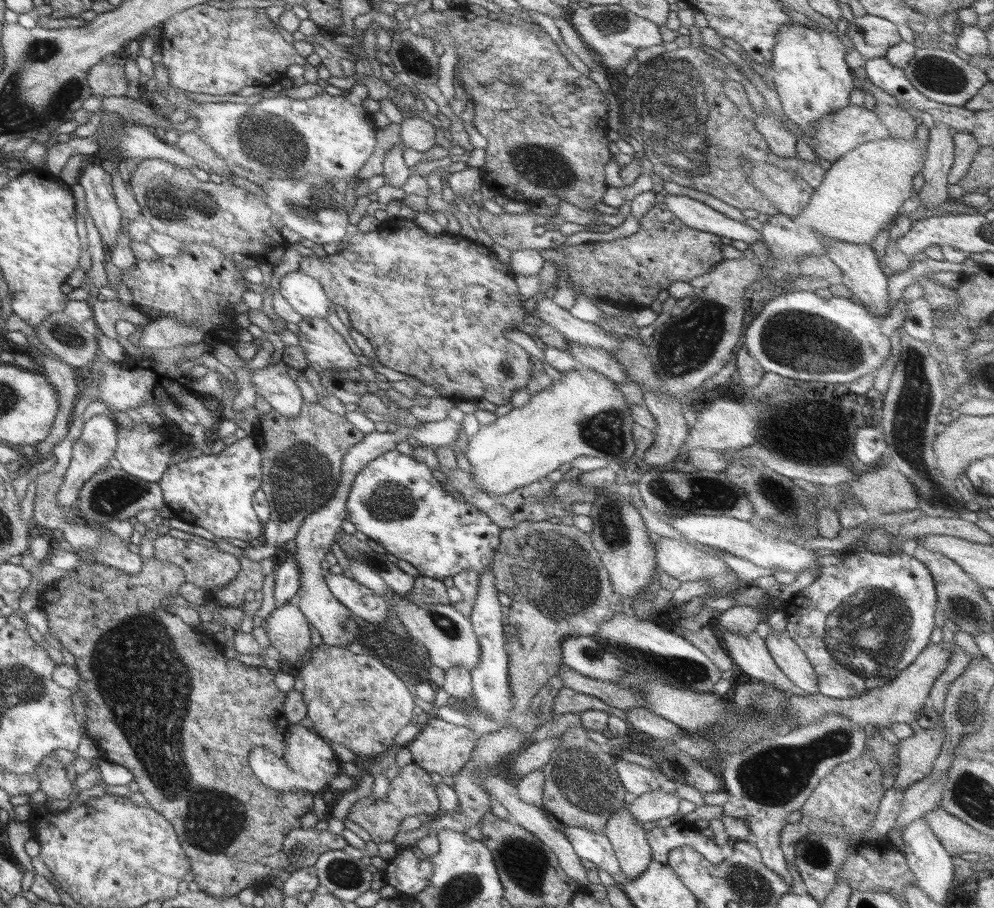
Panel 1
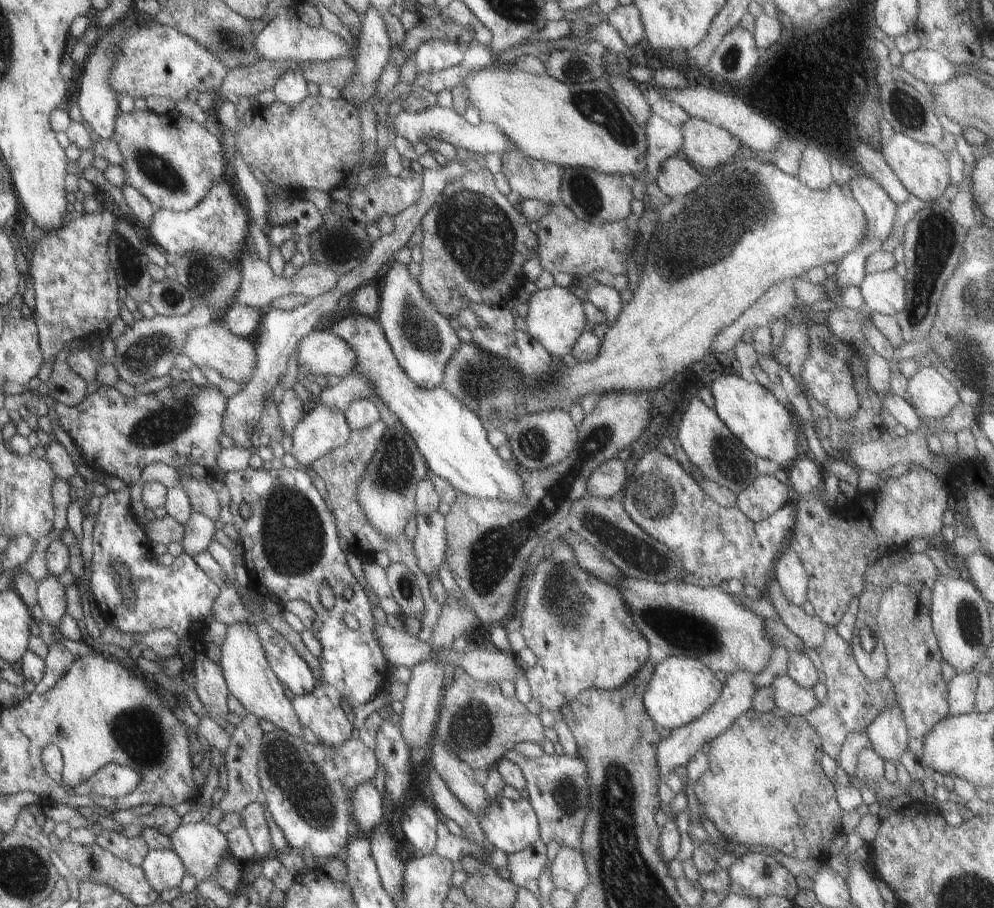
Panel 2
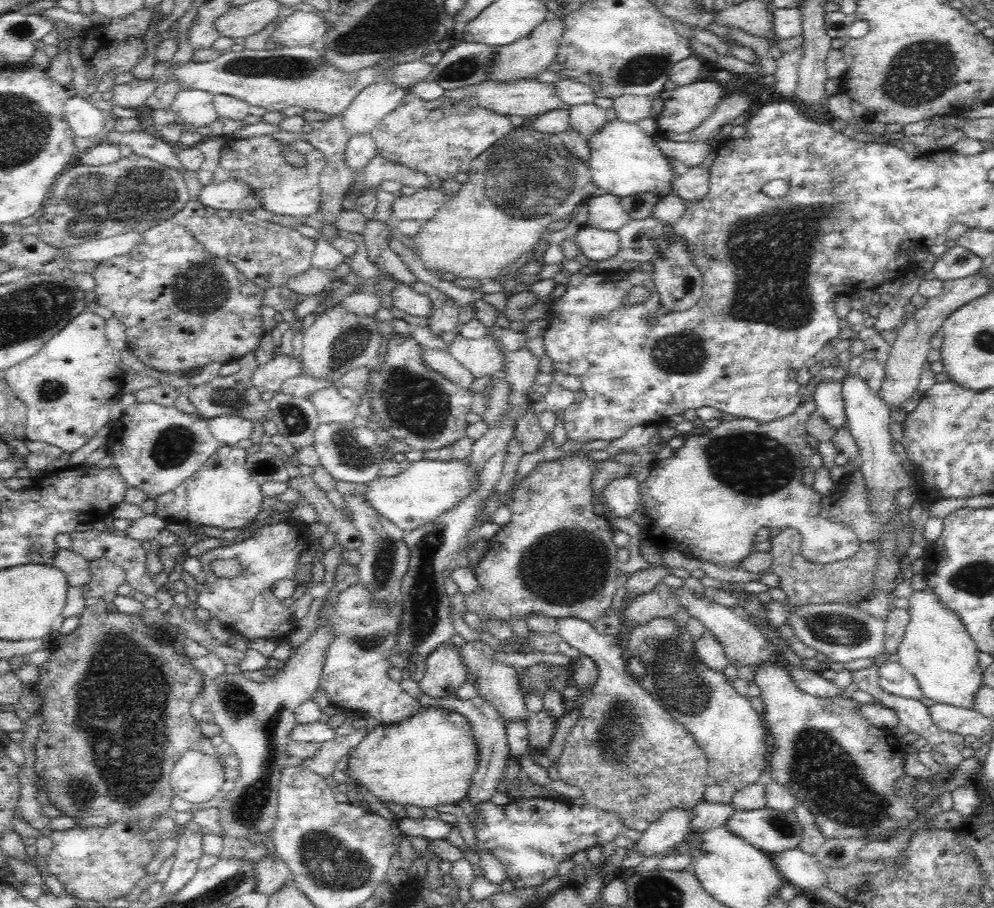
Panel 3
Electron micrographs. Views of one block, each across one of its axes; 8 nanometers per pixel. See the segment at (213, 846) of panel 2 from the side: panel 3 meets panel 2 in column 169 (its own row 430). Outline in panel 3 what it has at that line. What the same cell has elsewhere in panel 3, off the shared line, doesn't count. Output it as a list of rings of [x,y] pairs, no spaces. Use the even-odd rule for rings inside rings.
[[[826,380],[820,386],[816,386],[814,392],[814,404],[820,416],[828,422],[828,426],[834,432],[846,430],[848,420],[846,420],[846,402],[842,398],[842,380]]]

